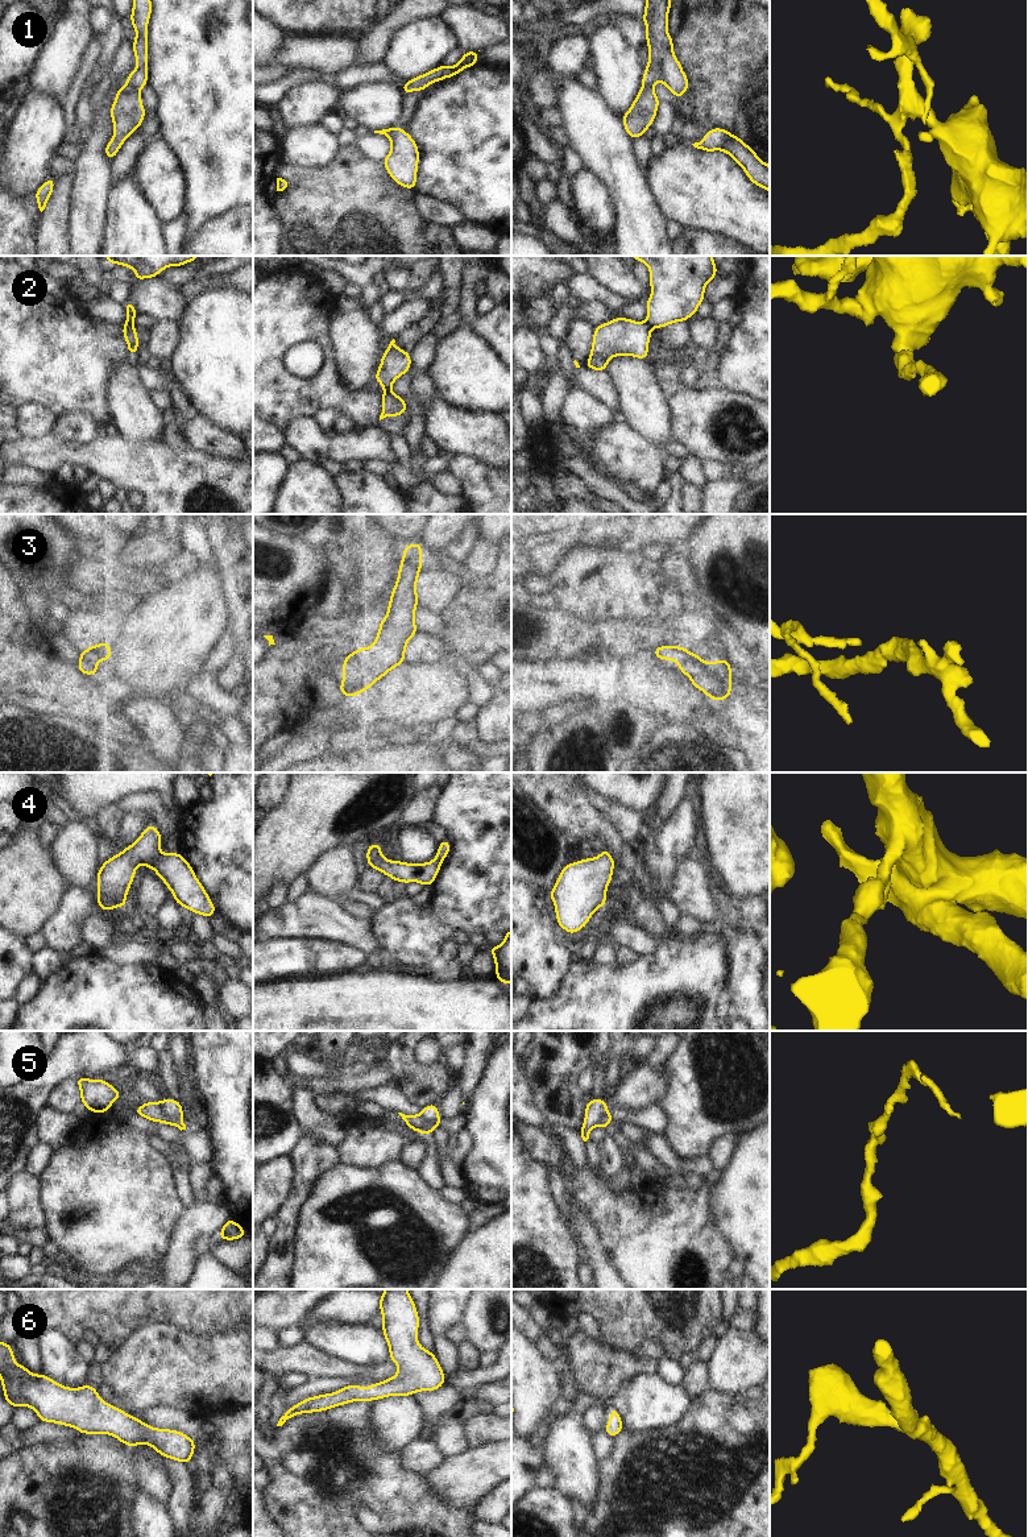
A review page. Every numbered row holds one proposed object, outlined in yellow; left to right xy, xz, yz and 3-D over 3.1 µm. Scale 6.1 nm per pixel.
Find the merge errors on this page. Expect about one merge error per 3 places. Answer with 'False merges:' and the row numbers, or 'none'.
False merges: 1, 2, 5

